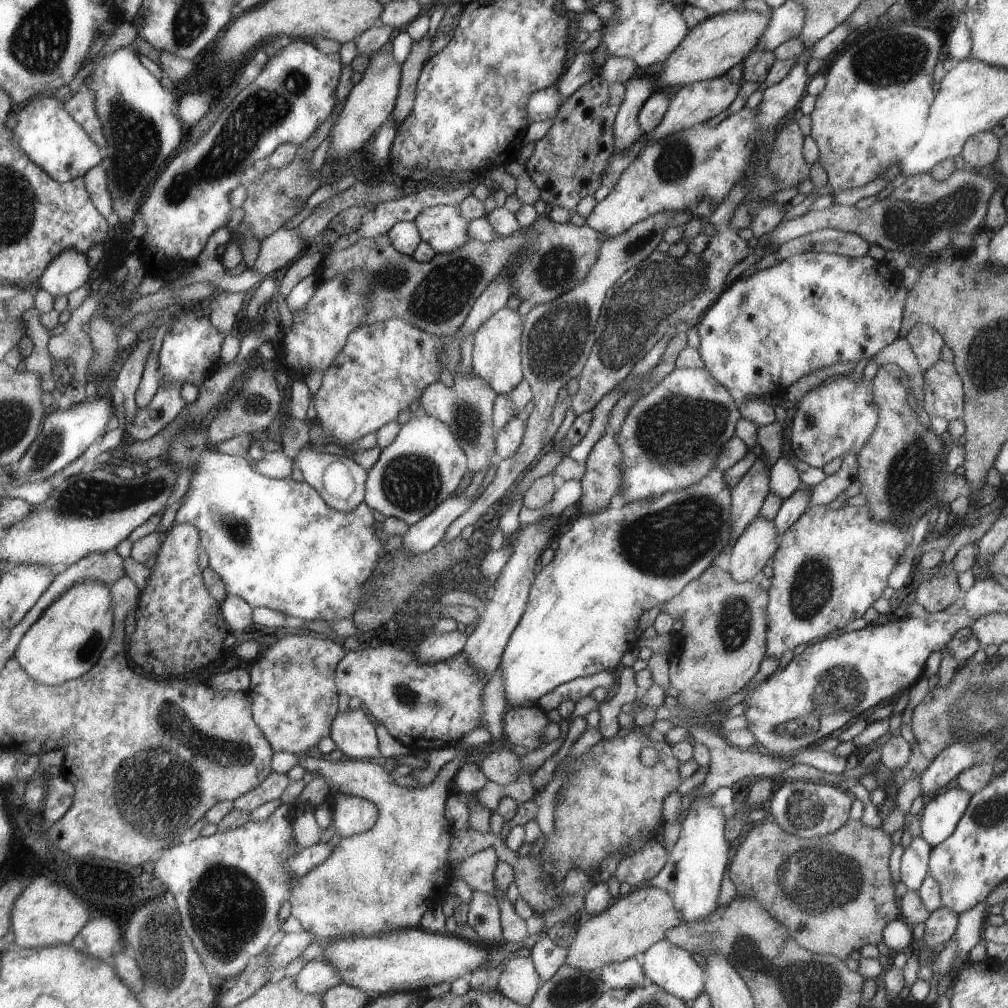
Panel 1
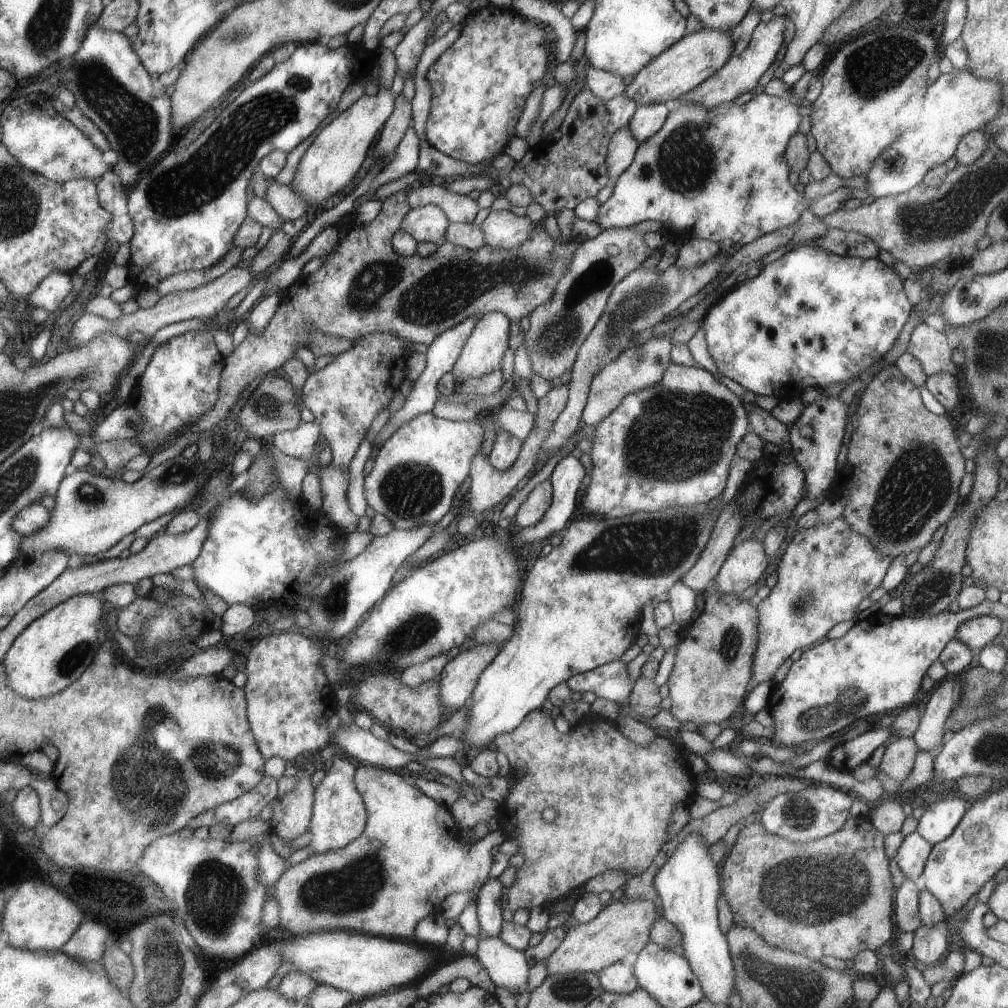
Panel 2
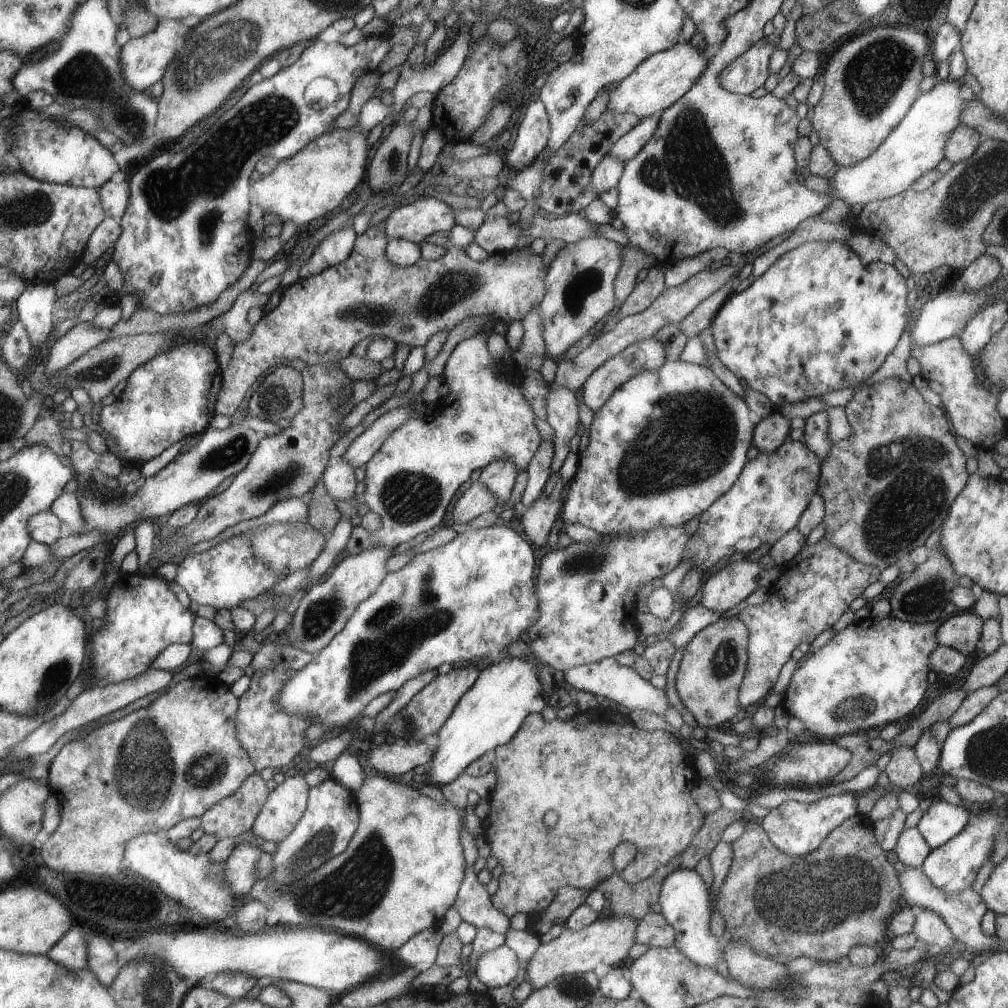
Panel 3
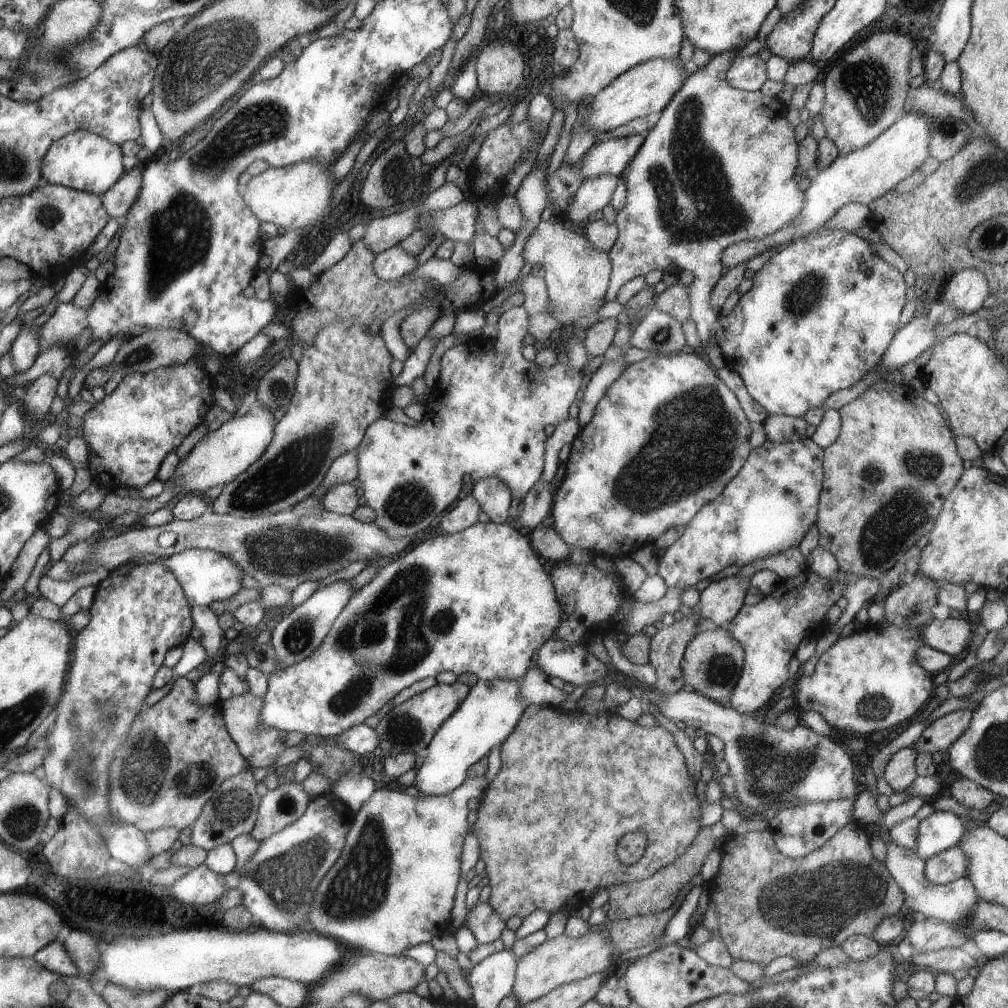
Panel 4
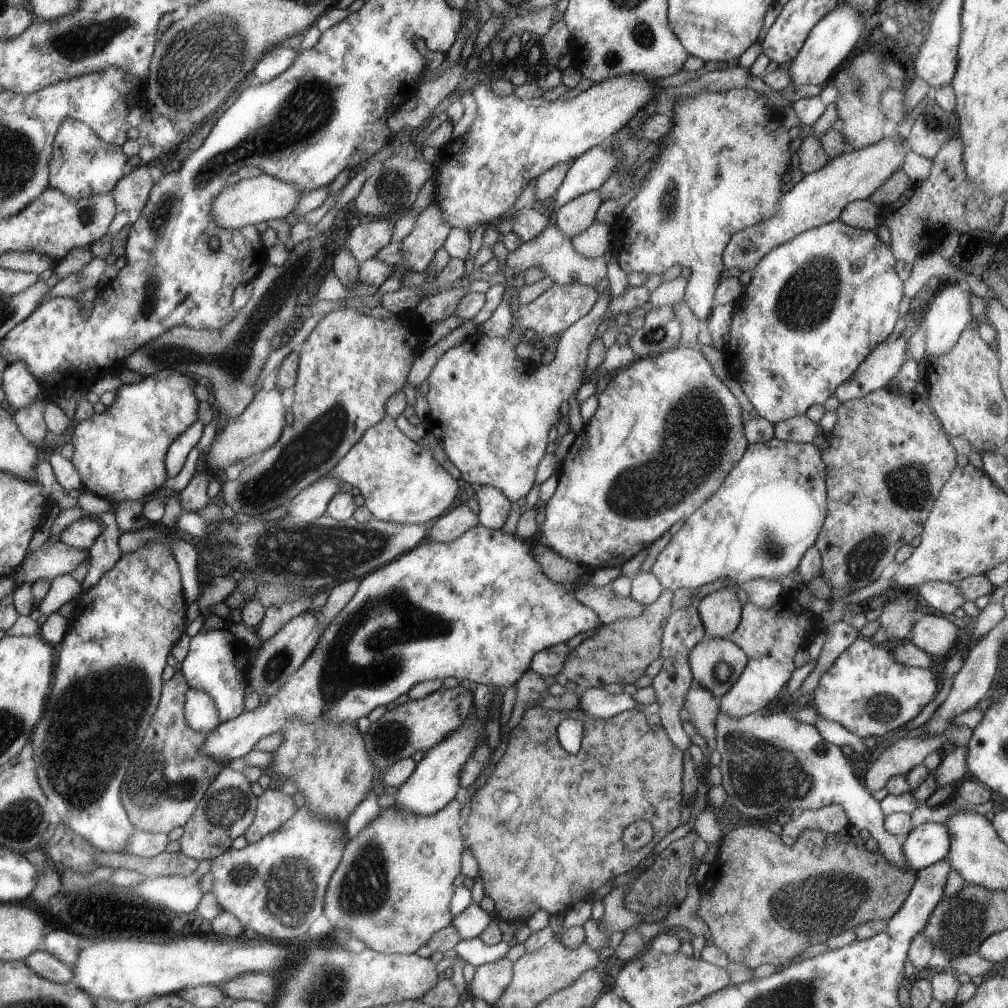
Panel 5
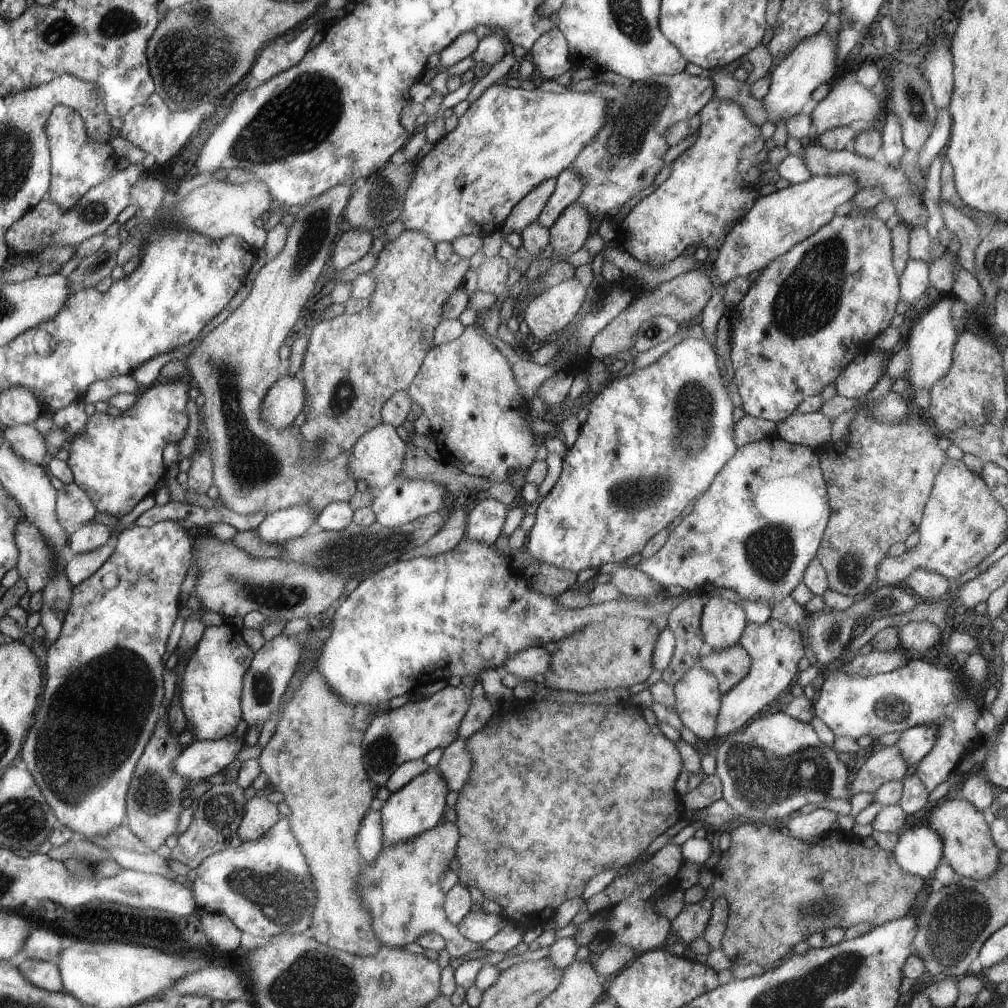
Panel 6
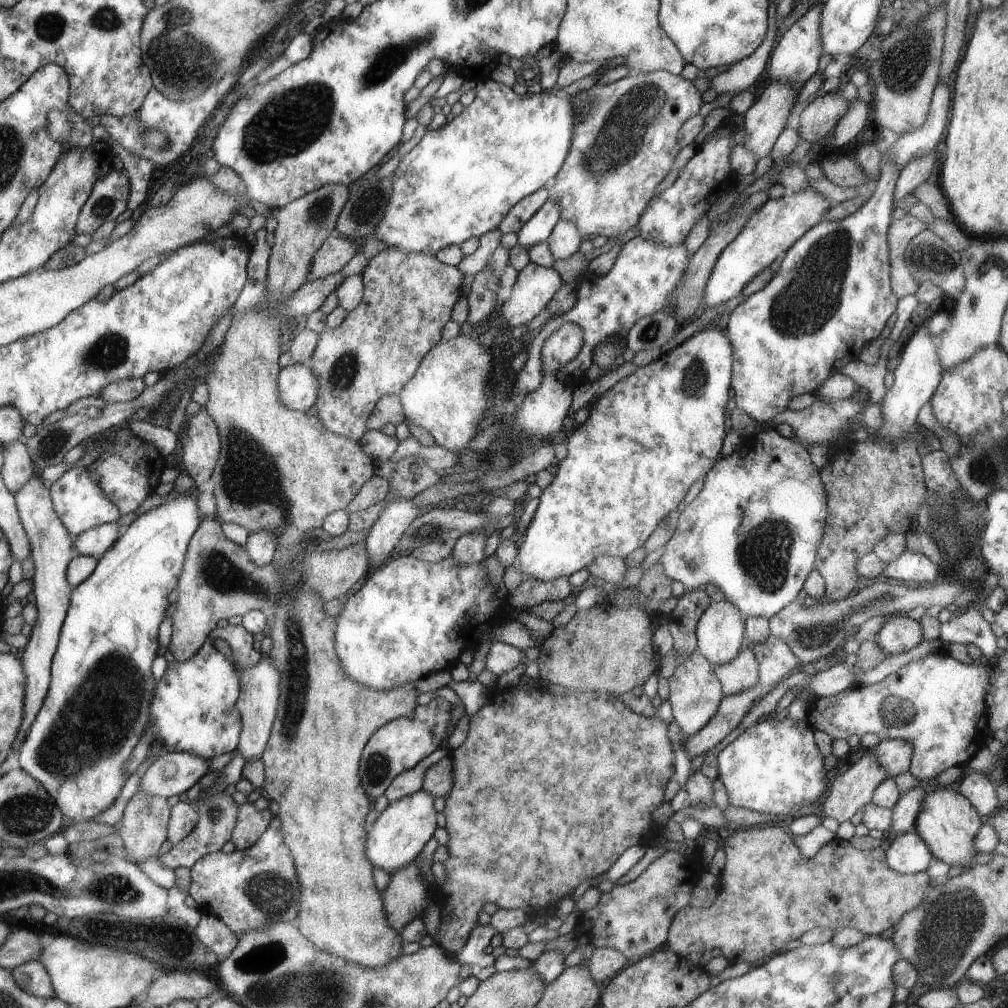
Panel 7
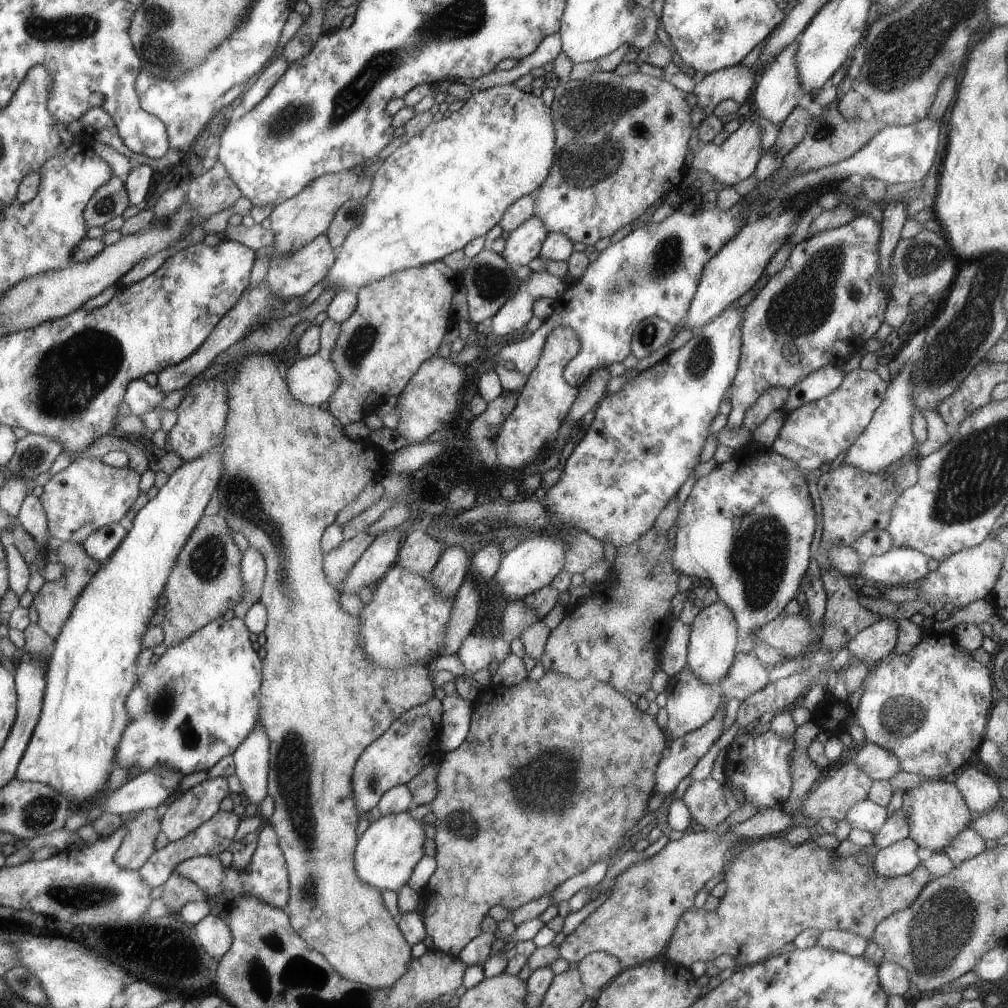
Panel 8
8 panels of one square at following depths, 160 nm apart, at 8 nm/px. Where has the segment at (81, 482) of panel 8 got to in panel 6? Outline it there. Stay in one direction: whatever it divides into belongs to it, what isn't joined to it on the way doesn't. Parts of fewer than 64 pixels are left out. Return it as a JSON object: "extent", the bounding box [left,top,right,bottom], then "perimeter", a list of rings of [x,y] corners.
{"extent":[57,482,98,536],"perimeter":[[[76,482],[58,491],[57,516],[68,536],[96,516],[98,505]]]}

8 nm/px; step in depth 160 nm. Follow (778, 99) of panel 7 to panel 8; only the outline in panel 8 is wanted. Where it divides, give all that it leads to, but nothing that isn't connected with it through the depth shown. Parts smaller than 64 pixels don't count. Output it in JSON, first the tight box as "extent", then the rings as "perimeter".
{"extent":[690,119,762,187],"perimeter":[[[746,119],[738,130],[728,136],[728,139],[721,146],[716,145],[712,141],[700,143],[700,146],[690,159],[690,168],[709,172],[709,175],[718,182],[732,187],[756,170],[761,156],[762,140],[760,139],[758,123]]]}

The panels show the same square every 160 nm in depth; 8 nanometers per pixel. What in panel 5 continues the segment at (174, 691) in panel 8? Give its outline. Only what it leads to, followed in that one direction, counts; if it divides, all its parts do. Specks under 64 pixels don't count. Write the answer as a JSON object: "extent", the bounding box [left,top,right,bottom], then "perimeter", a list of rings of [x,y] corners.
{"extent":[181,614,252,722],"perimeter":[[[203,614],[203,626],[190,637],[187,656],[181,663],[181,671],[191,688],[206,691],[215,702],[221,722],[230,721],[244,712],[244,688],[249,685],[252,665],[249,648],[226,629],[203,629],[207,614]]]}

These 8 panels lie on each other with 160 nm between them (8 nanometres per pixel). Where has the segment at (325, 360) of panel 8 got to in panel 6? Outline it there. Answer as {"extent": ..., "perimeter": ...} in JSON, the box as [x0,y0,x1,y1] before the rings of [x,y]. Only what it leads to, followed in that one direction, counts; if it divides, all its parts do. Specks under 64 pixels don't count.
{"extent":[262,375,307,429],"perimeter":[[[282,375],[268,392],[262,406],[262,418],[270,426],[285,429],[307,404],[306,384],[298,376]]]}

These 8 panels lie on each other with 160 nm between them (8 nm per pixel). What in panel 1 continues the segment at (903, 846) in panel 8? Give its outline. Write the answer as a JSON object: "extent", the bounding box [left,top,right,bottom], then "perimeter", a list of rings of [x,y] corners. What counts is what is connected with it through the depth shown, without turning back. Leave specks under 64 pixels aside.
{"extent":[920,788,971,849],"perimeter":[[[950,788],[924,806],[920,818],[921,836],[933,849],[951,837],[970,800],[971,795],[968,792],[960,788]]]}

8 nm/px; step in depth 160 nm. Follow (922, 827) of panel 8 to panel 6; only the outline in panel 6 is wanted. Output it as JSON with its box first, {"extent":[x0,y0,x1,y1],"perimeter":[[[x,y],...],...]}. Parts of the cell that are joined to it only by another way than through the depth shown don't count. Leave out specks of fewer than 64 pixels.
{"extent":[929,798,1000,881],"perimeter":[[[960,798],[959,800],[946,800],[936,806],[930,814],[929,825],[940,835],[943,840],[943,857],[948,860],[956,874],[967,879],[981,881],[991,877],[998,867],[998,854],[1000,849],[991,838],[991,830],[984,815],[972,803]]]}

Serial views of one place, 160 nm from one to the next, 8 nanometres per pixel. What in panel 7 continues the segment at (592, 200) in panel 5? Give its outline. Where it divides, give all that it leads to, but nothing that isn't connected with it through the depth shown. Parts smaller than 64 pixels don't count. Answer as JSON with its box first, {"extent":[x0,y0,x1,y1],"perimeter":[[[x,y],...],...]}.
{"extent":[546,218,585,260],"perimeter":[[[561,218],[546,241],[552,256],[558,260],[570,258],[578,252],[585,237],[573,222]]]}

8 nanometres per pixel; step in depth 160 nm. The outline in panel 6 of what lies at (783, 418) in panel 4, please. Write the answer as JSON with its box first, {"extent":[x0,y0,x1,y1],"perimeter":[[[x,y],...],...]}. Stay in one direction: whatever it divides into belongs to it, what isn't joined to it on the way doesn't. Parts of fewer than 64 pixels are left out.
{"extent":[775,410,833,449],"perimeter":[[[796,410],[777,423],[775,436],[795,445],[822,449],[830,440],[829,431],[833,422],[820,412],[799,413]]]}

